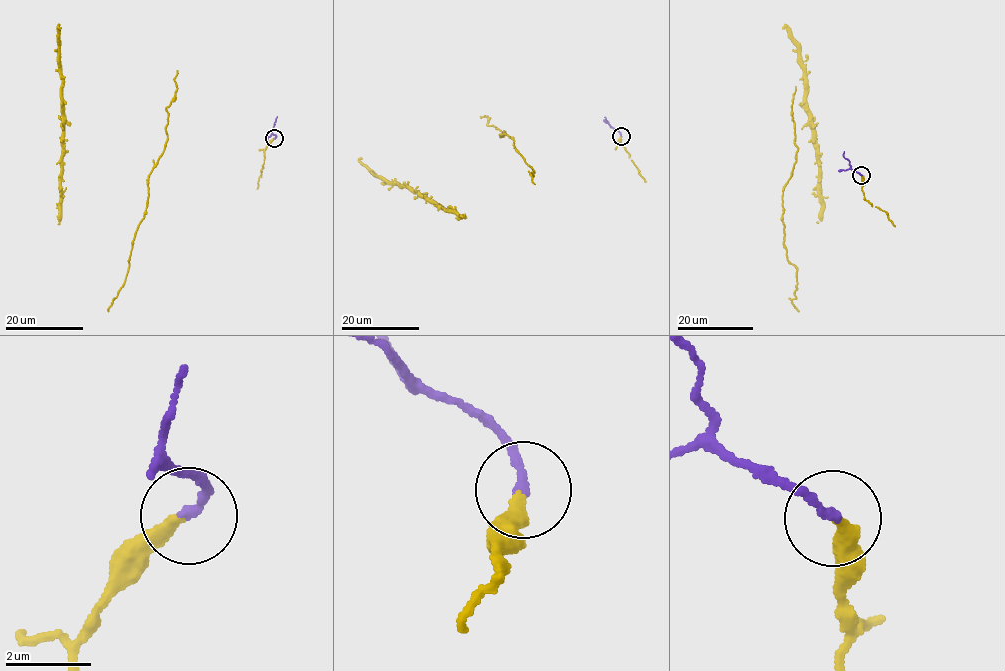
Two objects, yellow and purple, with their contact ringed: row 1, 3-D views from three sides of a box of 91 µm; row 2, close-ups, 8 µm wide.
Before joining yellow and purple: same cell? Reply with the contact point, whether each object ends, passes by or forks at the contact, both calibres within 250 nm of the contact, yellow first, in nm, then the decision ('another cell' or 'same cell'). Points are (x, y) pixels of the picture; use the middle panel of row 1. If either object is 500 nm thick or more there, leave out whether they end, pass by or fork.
(621, 136) | yellow ends | purple ends | 300/240 nm | same cell

